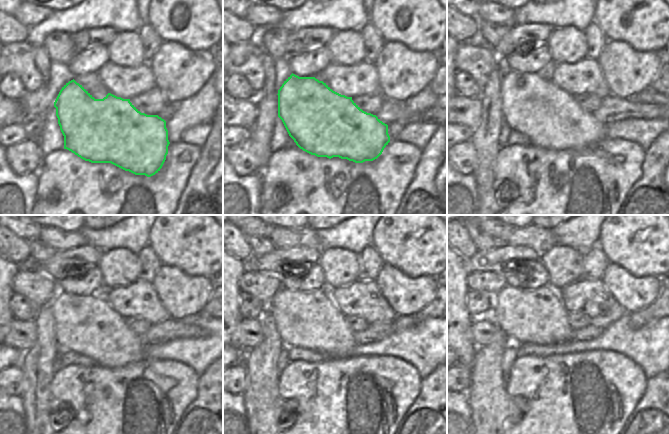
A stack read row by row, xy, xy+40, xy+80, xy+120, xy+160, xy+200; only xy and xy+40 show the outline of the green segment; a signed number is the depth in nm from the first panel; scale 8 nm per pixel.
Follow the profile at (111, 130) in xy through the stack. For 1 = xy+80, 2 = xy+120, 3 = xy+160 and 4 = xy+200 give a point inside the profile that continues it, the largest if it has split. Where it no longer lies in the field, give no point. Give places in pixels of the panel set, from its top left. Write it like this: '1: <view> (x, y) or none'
1: xy+80 (532, 105)
2: xy+120 (86, 324)
3: xy+160 (311, 320)
4: xy+200 (537, 316)

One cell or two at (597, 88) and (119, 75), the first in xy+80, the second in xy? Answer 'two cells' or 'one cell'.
one cell

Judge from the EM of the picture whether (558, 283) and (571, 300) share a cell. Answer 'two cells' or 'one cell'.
two cells

